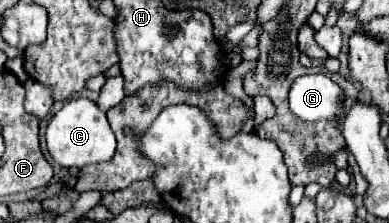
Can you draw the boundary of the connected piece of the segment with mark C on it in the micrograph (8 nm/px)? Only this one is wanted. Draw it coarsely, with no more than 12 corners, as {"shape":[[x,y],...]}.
{"shape":[[90,99],[68,101],[46,145],[62,167],[110,161],[116,137]]}

